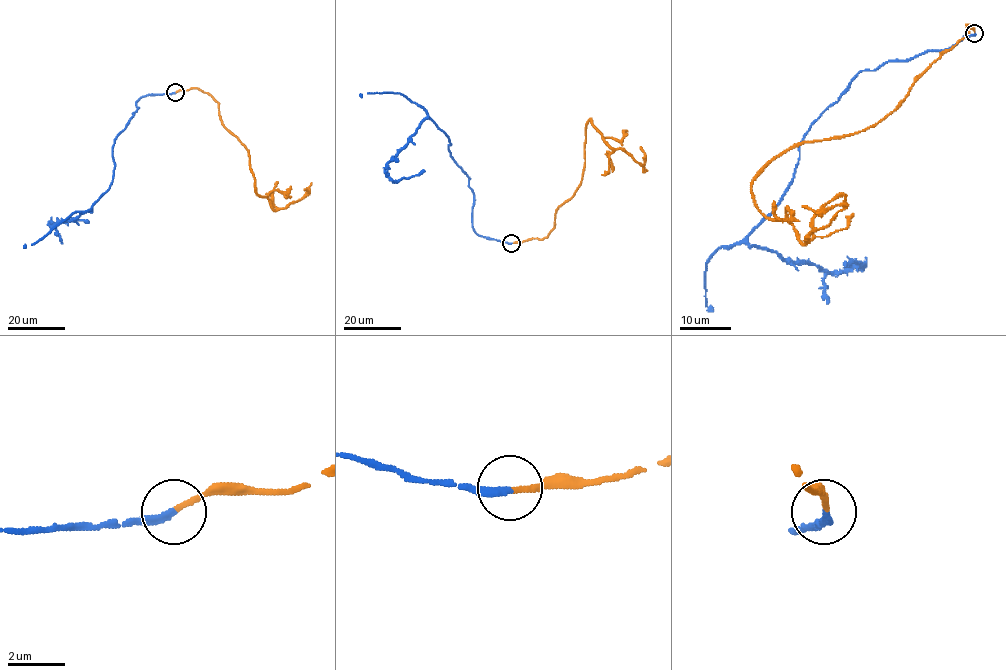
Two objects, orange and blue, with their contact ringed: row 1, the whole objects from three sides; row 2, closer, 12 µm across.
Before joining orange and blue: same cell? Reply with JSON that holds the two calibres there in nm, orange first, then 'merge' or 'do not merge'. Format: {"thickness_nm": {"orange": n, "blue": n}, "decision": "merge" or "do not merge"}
{"thickness_nm": {"orange": 180, "blue": 220}, "decision": "merge"}

